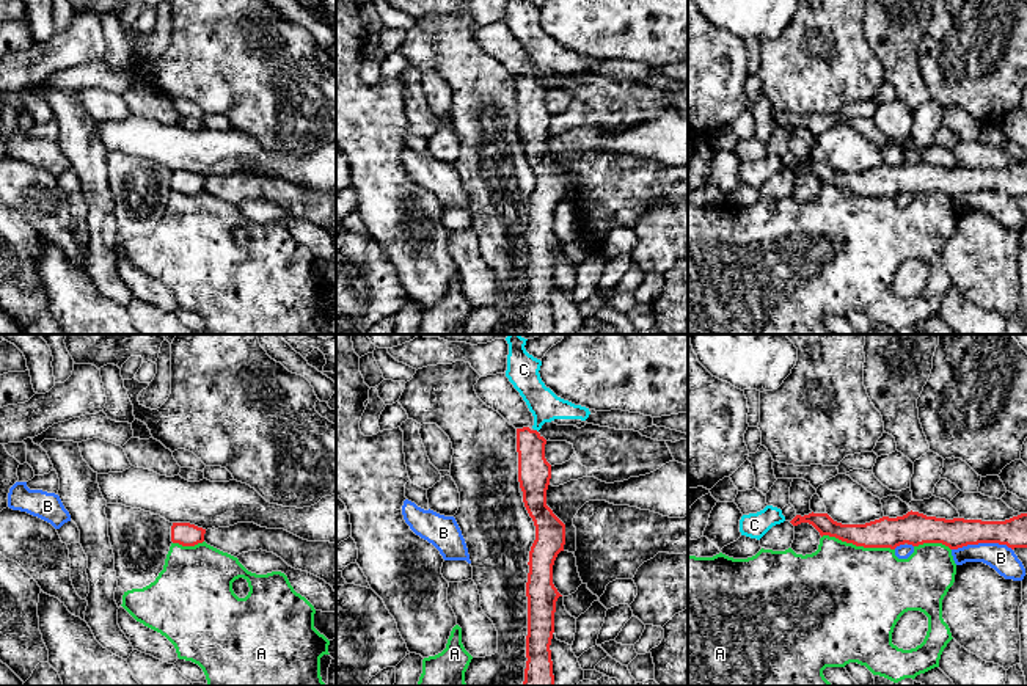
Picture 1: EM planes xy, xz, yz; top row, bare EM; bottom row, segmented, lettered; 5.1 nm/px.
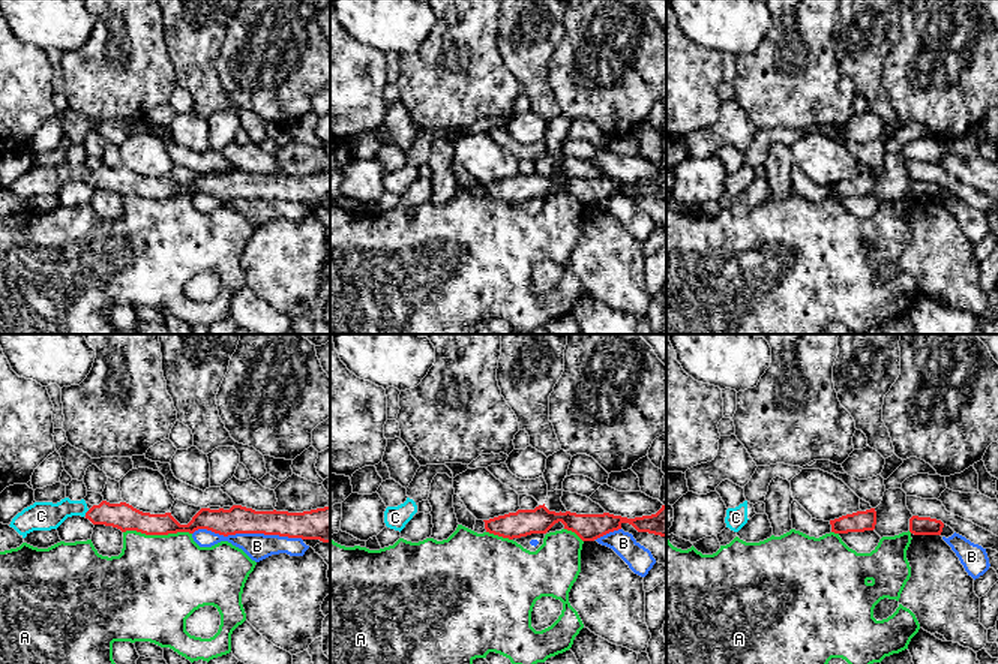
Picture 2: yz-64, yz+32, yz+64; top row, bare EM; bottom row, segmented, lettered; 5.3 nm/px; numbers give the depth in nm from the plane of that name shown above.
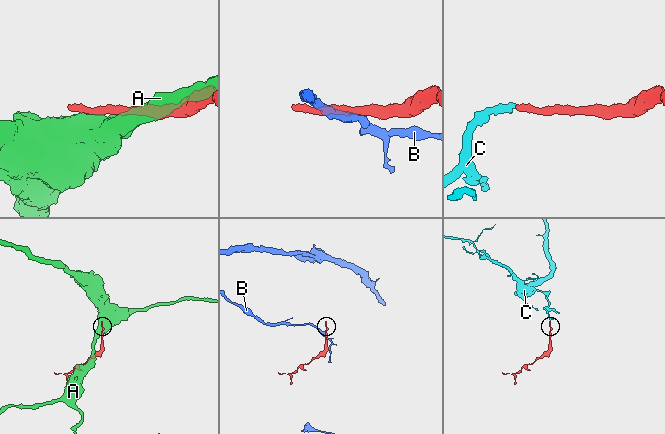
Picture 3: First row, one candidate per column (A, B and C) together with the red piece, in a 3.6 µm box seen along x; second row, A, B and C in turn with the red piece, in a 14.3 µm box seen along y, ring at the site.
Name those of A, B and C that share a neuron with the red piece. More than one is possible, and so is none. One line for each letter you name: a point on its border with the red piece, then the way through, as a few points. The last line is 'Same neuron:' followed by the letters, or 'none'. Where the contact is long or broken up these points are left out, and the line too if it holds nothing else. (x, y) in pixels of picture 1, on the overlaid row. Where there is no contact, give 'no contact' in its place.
C: meets red in xz at (536, 430); runs through xz (534, 473), (536, 430), (544, 404)
Same neuron: C

